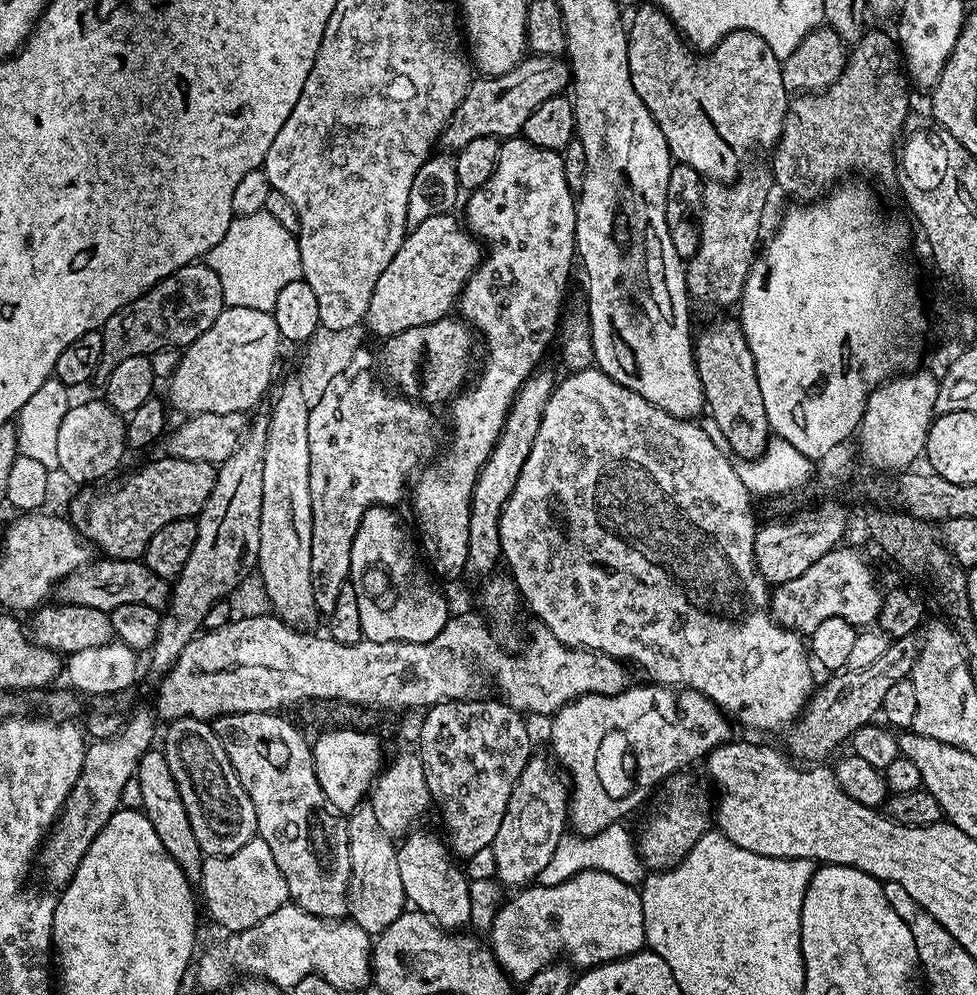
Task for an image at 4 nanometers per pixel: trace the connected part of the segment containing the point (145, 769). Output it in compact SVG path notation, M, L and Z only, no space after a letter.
M149 750L138 762L134 777L134 788L140 791L140 804L144 815L150 818L154 830L158 830L158 838L162 838L162 846L178 862L178 866L188 875L189 881L200 879L202 853L198 842L194 838L194 830L190 826L188 804L180 793L181 785L174 778L170 766L166 762L163 751Z

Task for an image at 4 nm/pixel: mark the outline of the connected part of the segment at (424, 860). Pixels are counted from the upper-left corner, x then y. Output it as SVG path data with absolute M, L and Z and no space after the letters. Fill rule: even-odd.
M418 834L404 846L397 847L396 857L404 883L404 895L413 909L425 912L444 930L456 930L459 924L467 925L471 921L470 881L465 869L456 865L459 863L450 855L443 839L435 840L432 836Z

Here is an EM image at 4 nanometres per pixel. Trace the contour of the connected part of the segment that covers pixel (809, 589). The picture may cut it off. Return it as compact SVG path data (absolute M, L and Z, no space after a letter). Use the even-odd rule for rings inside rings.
M837 546L810 570L779 585L770 596L770 616L781 628L797 634L811 634L826 618L846 618L857 626L872 626L880 613L882 592L876 589L872 572L852 548Z

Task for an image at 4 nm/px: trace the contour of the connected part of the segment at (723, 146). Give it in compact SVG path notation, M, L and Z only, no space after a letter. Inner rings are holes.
M655 3L642 5L633 14L632 20L630 16L627 33L628 65L634 90L638 90L638 98L642 98L654 122L658 122L658 130L662 130L666 138L673 161L690 166L701 177L717 176L724 180L735 170L740 160L739 152L755 144L771 149L779 140L788 113L790 93L782 82L782 61L762 38L758 38L758 34L731 32L723 36L711 50L705 51L708 52L705 56L695 56L688 52L689 45L682 39L667 13Z

